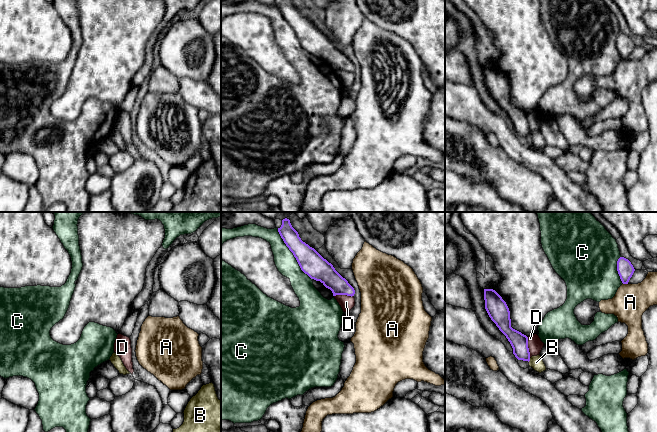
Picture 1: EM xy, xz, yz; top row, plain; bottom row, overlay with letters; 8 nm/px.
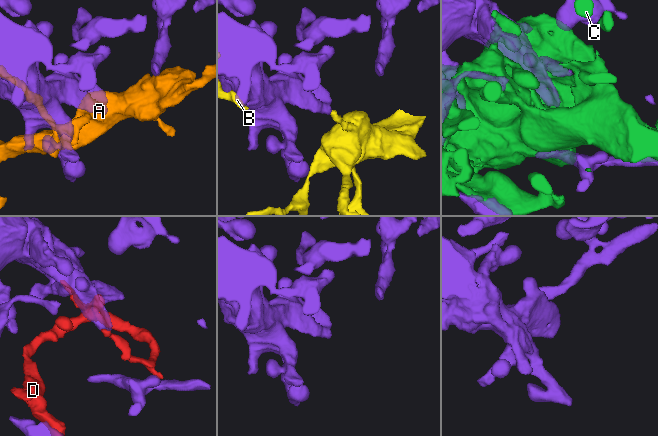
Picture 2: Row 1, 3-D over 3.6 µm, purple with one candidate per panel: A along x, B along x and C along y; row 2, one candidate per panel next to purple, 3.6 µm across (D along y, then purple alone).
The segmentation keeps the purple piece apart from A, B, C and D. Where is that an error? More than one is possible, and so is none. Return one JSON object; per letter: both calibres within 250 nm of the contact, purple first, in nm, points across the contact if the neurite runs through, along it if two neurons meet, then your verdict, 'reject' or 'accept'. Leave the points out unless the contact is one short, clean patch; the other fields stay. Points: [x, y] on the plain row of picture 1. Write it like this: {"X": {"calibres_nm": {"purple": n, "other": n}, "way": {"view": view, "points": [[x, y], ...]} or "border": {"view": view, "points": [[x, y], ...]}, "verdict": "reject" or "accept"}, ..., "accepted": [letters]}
{"A": {"calibres_nm": {"purple": 130, "other": 280}, "verdict": "reject"}, "B": {"calibres_nm": {"purple": 140, "other": 110}, "verdict": "reject"}, "C": {"calibres_nm": {"purple": 190, "other": 170}, "verdict": "reject"}, "D": {"calibres_nm": {"purple": 140, "other": 120}, "border": {"view": "yz", "points": [[527, 113], [530, 133]]}, "verdict": "reject"}, "accepted": []}

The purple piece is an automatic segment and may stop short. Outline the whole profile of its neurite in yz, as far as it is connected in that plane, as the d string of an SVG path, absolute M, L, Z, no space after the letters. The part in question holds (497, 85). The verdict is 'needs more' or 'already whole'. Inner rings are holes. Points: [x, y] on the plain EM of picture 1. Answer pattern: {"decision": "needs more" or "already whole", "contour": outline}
{"decision": "already whole", "contour": "M484 65L484 76L489 93L510 118L515 133L529 138L528 113L511 103L510 87L506 78L493 65Z"}

